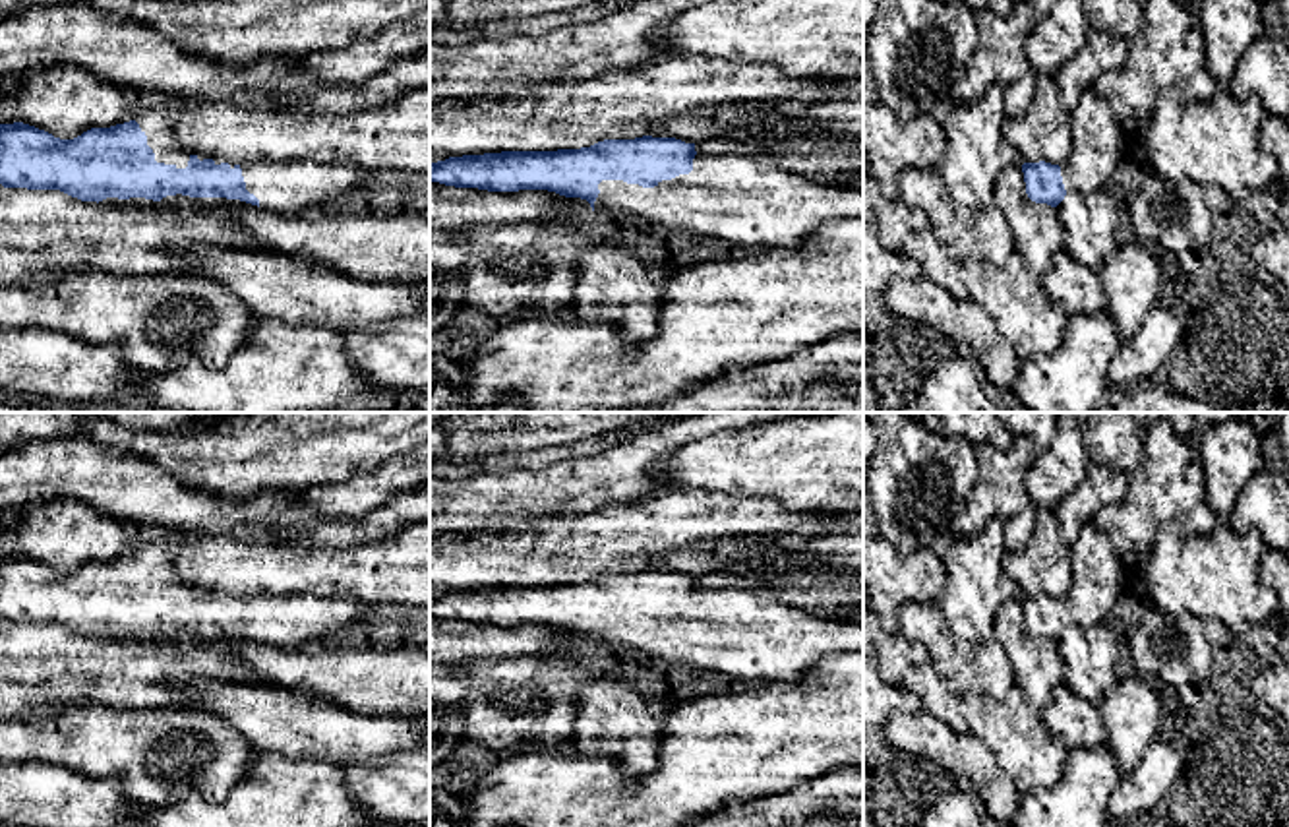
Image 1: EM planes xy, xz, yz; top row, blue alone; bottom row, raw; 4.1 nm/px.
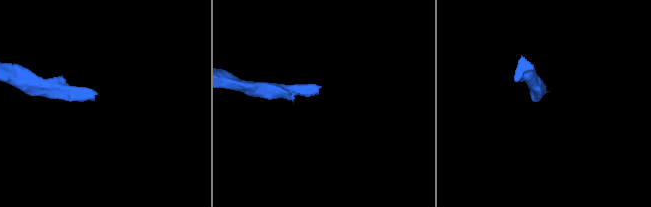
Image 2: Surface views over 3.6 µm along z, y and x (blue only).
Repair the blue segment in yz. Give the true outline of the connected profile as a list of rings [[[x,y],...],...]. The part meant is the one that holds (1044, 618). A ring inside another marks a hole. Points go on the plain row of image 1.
[[[1094,523],[1080,529],[1070,546],[1070,562],[1072,587],[1064,597],[1022,598],[1026,628],[1035,637],[1057,641],[1068,626],[1103,624],[1121,598],[1126,562]]]

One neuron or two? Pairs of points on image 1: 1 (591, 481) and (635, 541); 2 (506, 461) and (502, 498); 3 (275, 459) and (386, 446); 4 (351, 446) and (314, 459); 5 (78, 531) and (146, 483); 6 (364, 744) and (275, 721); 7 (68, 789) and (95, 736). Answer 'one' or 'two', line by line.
1: two
2: two
3: one
4: one
5: two
6: one
7: two

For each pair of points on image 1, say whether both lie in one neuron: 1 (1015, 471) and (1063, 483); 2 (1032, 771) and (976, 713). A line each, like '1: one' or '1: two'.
1: two
2: one

